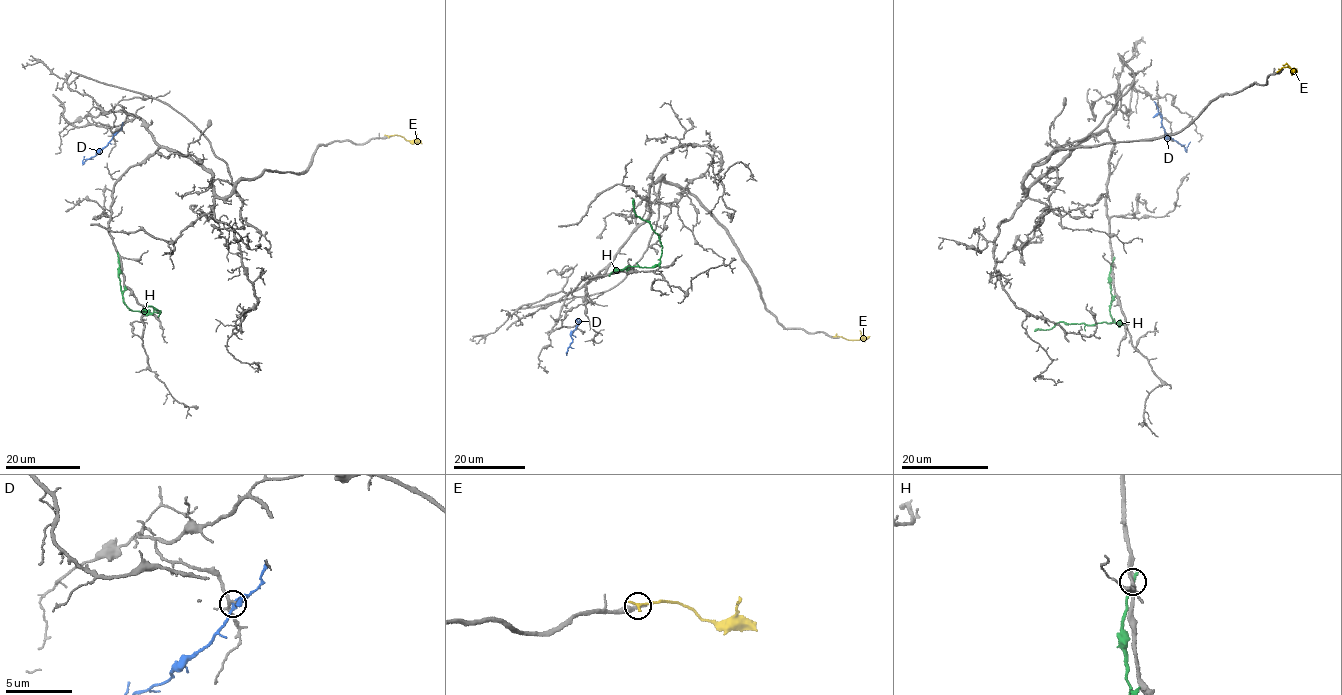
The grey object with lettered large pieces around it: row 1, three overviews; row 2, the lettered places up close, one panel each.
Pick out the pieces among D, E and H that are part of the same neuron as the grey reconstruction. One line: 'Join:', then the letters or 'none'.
Join: none

